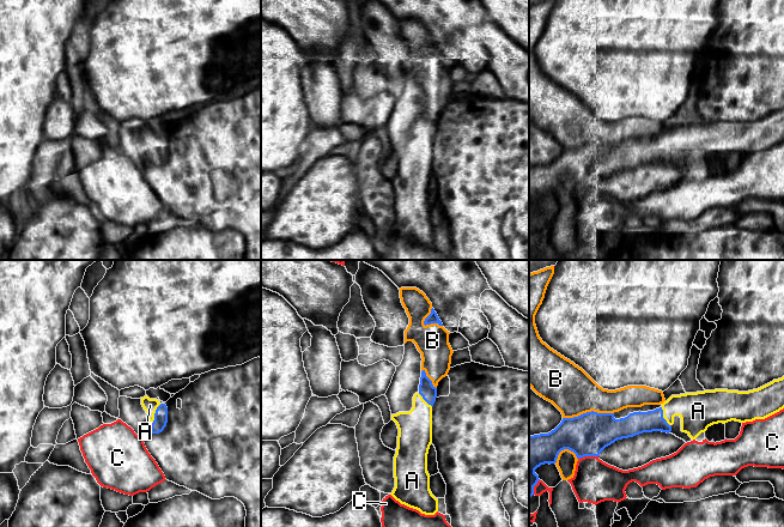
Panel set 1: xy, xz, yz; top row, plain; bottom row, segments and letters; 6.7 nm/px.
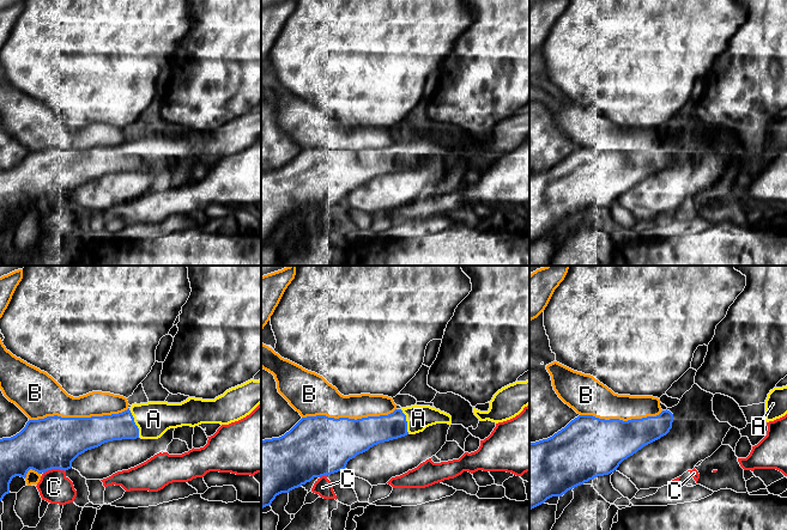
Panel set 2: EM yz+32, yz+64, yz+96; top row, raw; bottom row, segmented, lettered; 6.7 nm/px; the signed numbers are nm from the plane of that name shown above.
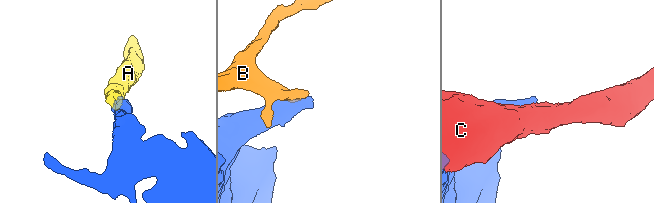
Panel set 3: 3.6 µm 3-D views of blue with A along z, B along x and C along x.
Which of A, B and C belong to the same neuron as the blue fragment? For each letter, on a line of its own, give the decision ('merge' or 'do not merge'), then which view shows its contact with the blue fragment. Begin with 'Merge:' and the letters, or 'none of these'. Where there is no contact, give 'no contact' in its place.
Merge: A
A: merge; contact in xy
B: do not merge; contact in yz
C: do not merge; contact in yz

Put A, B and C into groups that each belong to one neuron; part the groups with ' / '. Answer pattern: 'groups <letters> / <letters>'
groups A / B / C

